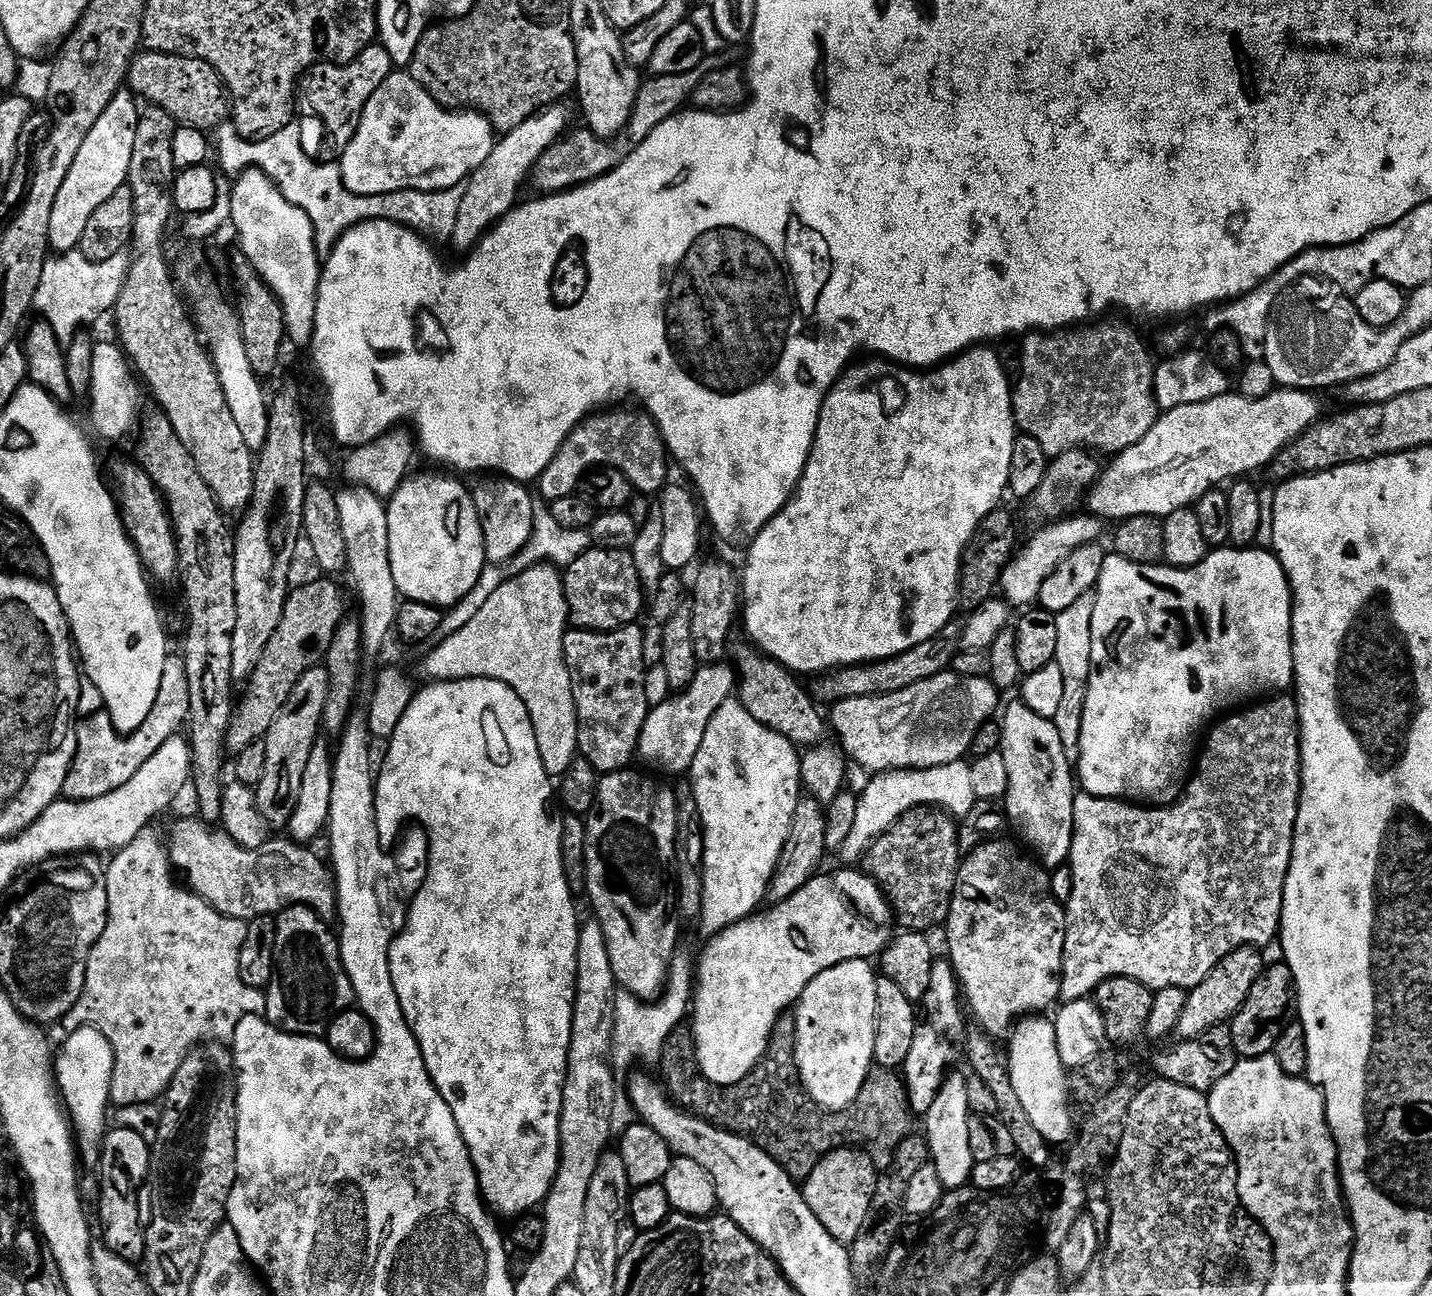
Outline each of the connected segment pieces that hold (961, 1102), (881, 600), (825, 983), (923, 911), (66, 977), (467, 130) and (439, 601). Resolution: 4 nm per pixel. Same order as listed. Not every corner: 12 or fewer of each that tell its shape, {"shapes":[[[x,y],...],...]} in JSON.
{"shapes":[[[952,1073],[926,1113],[942,1184],[971,1181],[969,1079]],[[992,346],[828,393],[748,552],[789,672],[941,635],[1012,483]],[[872,960],[818,974],[795,1009],[809,1101],[841,1114],[869,1083]],[[932,810],[871,849],[899,915],[943,925],[962,853]],[[69,859],[4,916],[16,976],[60,1022],[108,926],[108,873]],[[389,76],[368,152],[339,161],[354,195],[456,190],[495,151],[476,110],[447,112]],[[455,475],[390,500],[405,601],[451,606],[486,573],[482,523]]]}

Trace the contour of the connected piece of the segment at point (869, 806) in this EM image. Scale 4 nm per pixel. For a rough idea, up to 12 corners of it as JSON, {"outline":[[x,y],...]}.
{"outline":[[961,763],[877,773],[858,796],[854,866],[915,807],[964,808]]}

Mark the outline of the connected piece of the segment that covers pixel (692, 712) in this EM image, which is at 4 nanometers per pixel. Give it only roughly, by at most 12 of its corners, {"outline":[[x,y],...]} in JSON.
{"outline":[[703,663],[651,709],[637,748],[670,774],[691,771],[735,669]]}

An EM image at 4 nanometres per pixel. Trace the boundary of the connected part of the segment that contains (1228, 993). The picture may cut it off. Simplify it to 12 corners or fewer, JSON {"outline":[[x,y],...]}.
{"outline":[[1256,946],[1229,954],[1188,995],[1184,1040],[1227,1025],[1266,971]]}

